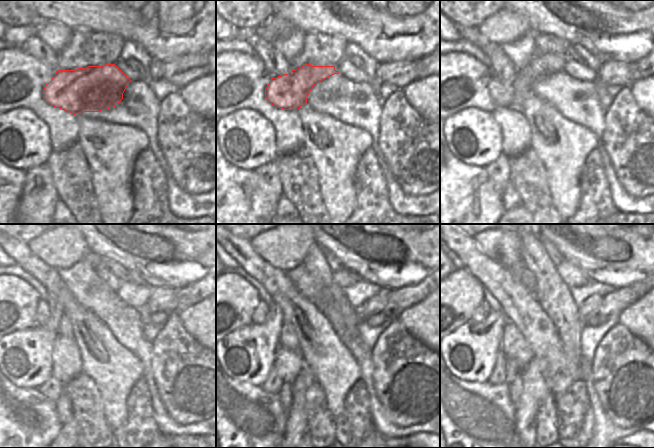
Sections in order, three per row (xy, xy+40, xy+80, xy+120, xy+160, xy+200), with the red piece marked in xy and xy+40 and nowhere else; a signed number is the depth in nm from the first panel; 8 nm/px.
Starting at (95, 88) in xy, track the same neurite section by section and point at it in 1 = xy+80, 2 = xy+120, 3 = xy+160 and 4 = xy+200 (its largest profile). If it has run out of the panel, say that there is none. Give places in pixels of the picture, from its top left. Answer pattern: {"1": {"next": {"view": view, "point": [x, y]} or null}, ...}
{"1": {"next": {"view": "xy+80", "point": [504, 95]}}, "2": {"next": {"view": "xy+120", "point": [42, 314]}}, "3": {"next": {"view": "xy+160", "point": [260, 313]}}, "4": {"next": {"view": "xy+200", "point": [483, 310]}}}

